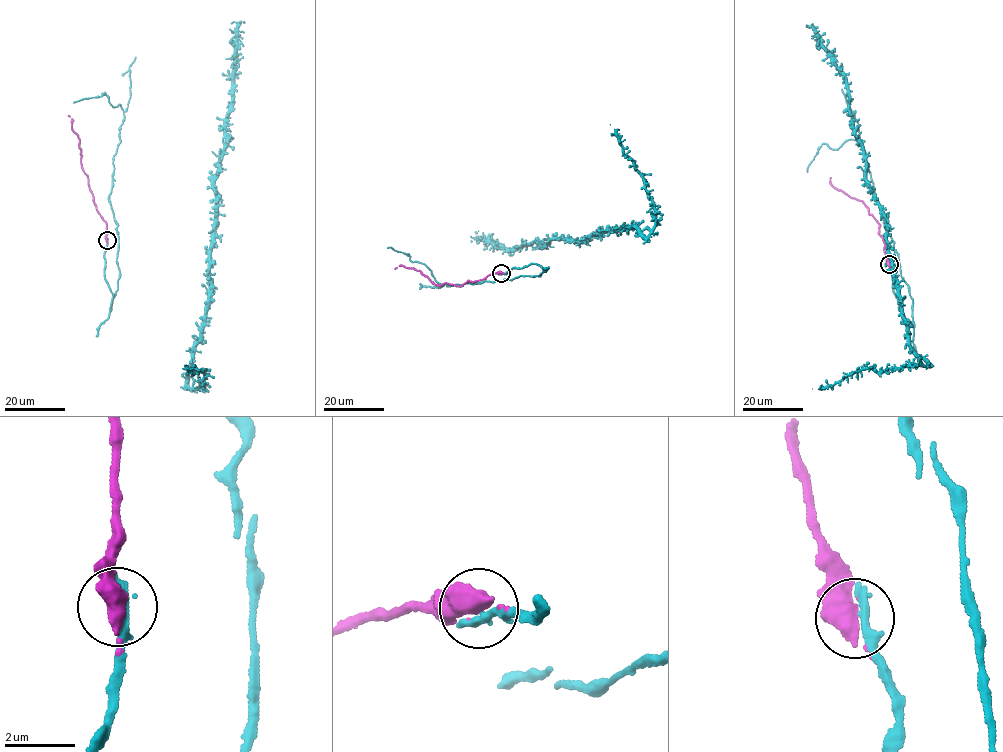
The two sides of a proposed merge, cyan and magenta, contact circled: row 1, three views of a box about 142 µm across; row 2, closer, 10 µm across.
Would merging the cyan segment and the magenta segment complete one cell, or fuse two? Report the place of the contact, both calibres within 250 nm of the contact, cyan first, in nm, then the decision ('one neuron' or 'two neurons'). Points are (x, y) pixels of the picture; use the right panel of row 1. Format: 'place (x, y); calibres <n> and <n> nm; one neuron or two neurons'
place (889, 264); calibres 360 and 460 nm; one neuron

